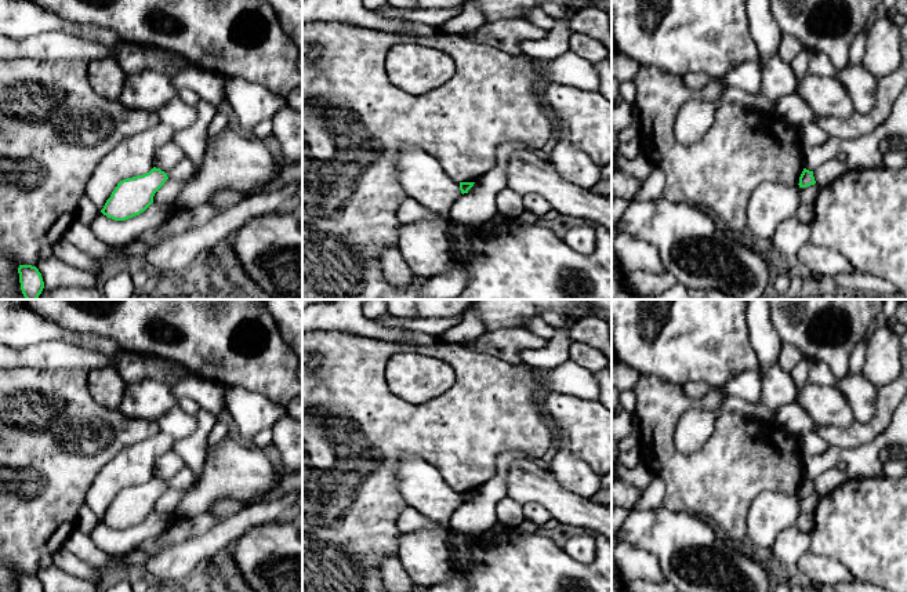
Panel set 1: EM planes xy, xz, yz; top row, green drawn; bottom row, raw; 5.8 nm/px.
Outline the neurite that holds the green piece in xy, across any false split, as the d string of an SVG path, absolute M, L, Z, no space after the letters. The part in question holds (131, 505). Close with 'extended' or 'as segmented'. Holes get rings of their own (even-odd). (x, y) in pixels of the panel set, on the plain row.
M153 476L144 484L123 489L117 493L101 522L115 530L126 530L144 522L155 502L168 489L167 483Z; as segmented

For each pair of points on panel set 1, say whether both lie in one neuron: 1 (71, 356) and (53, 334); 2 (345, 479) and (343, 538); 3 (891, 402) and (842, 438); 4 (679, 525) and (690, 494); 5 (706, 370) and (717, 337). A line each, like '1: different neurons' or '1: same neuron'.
1: different neurons
2: same neuron
3: same neuron
4: different neurons
5: same neuron

